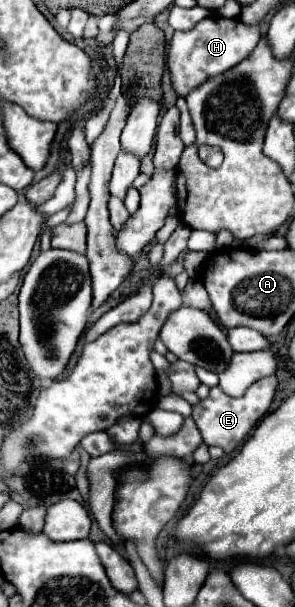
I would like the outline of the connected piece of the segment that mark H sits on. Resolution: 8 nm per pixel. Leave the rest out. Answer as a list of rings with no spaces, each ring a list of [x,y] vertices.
[[[209,16],[197,22],[187,32],[175,32],[169,44],[169,72],[173,88],[179,96],[187,96],[189,90],[201,86],[205,78],[219,74],[221,70],[229,70],[237,62],[245,60],[261,38],[257,24],[247,24],[241,18],[223,18],[223,16]]]

